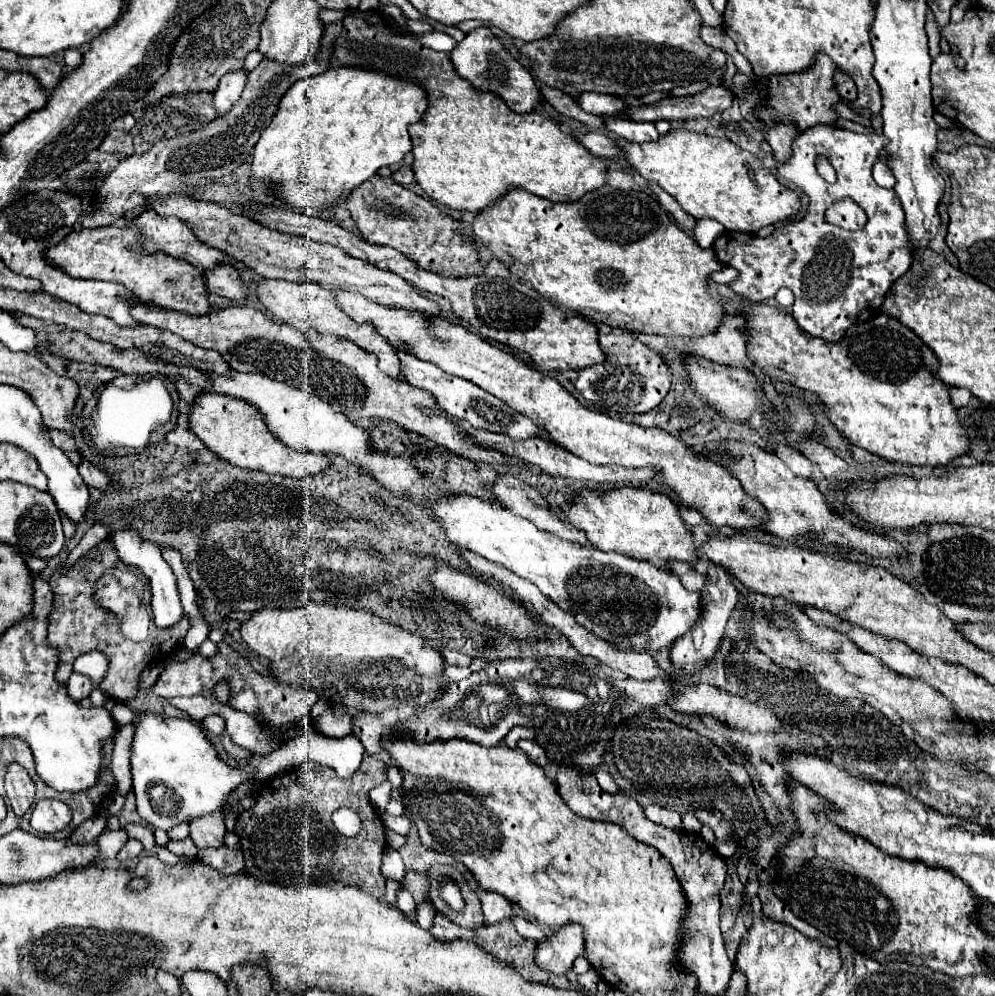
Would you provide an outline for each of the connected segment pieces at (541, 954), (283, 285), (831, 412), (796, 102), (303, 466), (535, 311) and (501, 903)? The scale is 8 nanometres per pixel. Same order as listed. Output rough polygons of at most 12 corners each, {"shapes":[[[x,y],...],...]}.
{"shapes":[[[566,924],[538,942],[536,962],[566,974],[584,950],[580,924]],[[264,280],[256,296],[282,322],[348,338],[406,380],[374,324],[358,324],[314,282]],[[742,306],[750,360],[816,394],[852,444],[950,466],[970,450],[936,354],[878,314],[830,344]],[[820,54],[806,74],[770,78],[756,114],[776,122],[836,126],[842,102],[834,62]],[[218,392],[188,424],[240,468],[312,478],[332,468],[274,438],[260,410]],[[274,206],[244,214],[334,244],[448,298],[482,338],[546,372],[606,362],[596,326],[498,258],[444,278],[330,220]],[[478,890],[484,924],[512,916],[512,902]]]}

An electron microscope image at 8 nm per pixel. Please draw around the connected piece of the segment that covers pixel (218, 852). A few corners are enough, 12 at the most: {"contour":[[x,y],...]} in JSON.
{"contour":[[240,848],[198,850],[198,860],[222,874],[244,870]]}

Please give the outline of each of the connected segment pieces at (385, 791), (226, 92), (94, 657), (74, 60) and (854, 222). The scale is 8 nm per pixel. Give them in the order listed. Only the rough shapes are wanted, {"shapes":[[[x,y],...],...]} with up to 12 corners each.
{"shapes":[[[390,782],[370,790],[372,806],[382,814],[390,802]],[[246,68],[222,76],[214,92],[220,116],[240,98],[248,80]],[[92,650],[74,662],[74,670],[88,674],[98,686],[106,676],[108,660]],[[78,48],[64,52],[64,66],[68,70],[78,66],[82,52]],[[850,198],[828,208],[826,222],[860,230],[866,214]]]}

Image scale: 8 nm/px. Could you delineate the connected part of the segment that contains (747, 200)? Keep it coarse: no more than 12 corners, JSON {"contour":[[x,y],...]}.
{"contour":[[674,130],[626,144],[696,220],[758,234],[800,210],[754,154]]}

